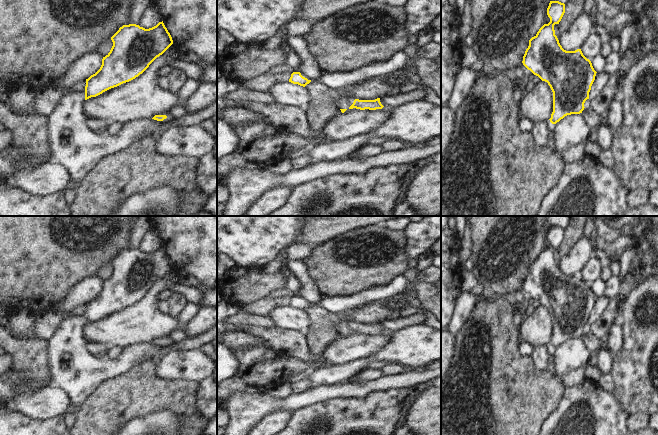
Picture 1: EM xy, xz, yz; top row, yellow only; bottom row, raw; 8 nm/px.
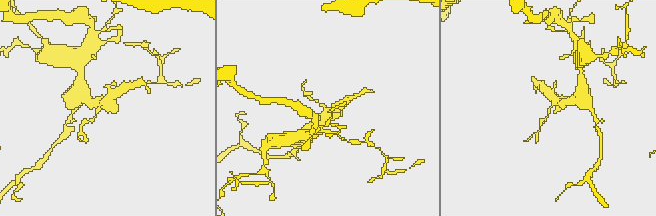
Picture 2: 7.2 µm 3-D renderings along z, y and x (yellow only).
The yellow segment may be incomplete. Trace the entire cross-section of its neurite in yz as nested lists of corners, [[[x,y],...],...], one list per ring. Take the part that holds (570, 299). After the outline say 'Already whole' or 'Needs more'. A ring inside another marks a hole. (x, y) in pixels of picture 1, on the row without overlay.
[[[550,225],[547,239],[550,242],[548,248],[544,248],[537,258],[529,264],[529,270],[523,280],[523,289],[534,299],[538,300],[550,310],[553,316],[553,336],[547,348],[551,355],[555,349],[567,339],[580,338],[584,334],[584,327],[589,323],[589,316],[595,304],[596,295],[592,287],[587,283],[581,273],[566,275],[559,267],[555,259],[554,249],[559,248],[565,237],[565,228],[559,225]]]. Needs more

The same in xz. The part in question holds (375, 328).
[[[340,319],[335,323],[335,327],[342,337],[344,337],[348,332],[356,332],[360,334],[376,334],[382,333],[384,331],[380,326],[380,322],[377,322],[375,324],[359,324],[354,322],[347,322],[343,319]]]. Needs more

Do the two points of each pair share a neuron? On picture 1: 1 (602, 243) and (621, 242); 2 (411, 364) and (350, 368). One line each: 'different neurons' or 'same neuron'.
1: same neuron
2: same neuron

